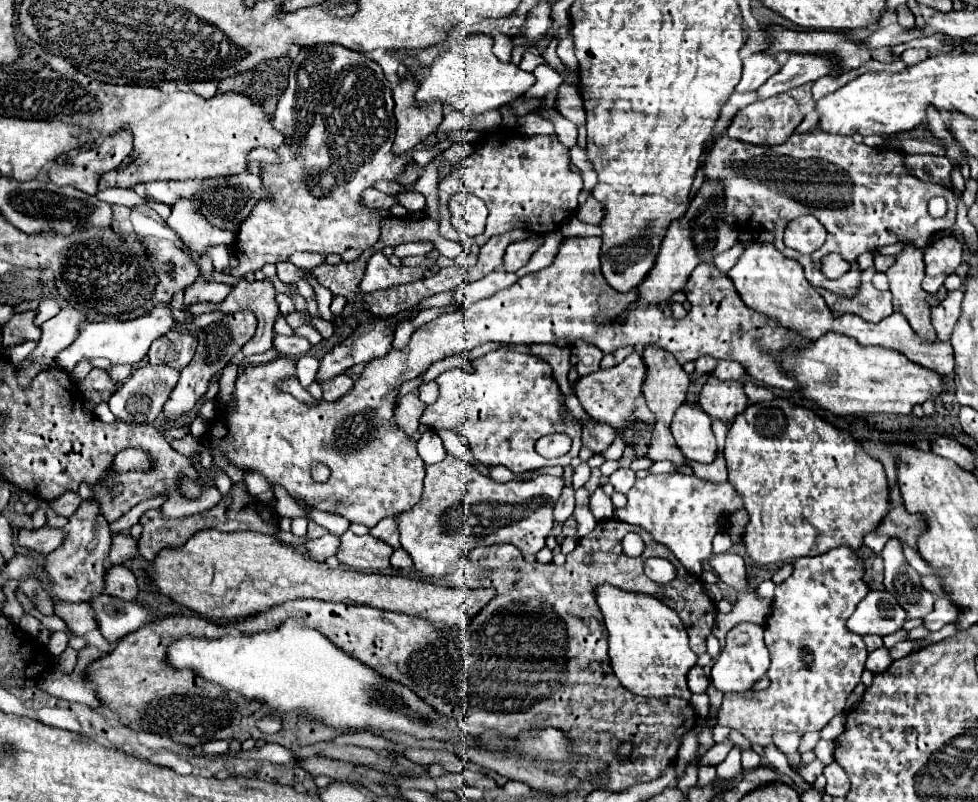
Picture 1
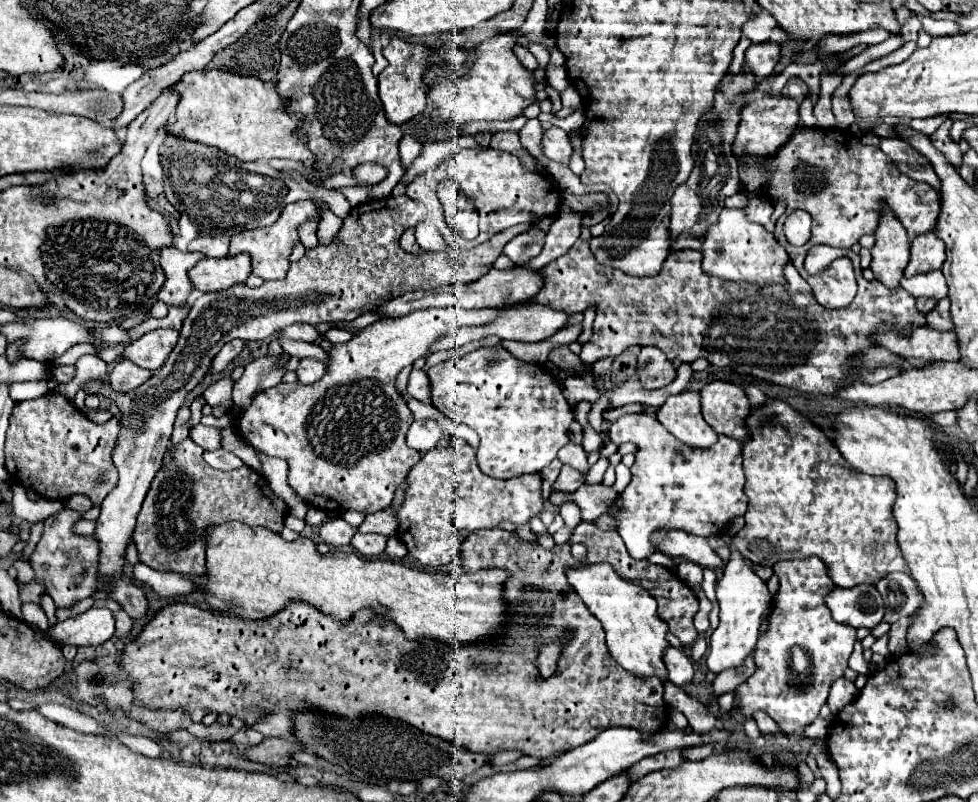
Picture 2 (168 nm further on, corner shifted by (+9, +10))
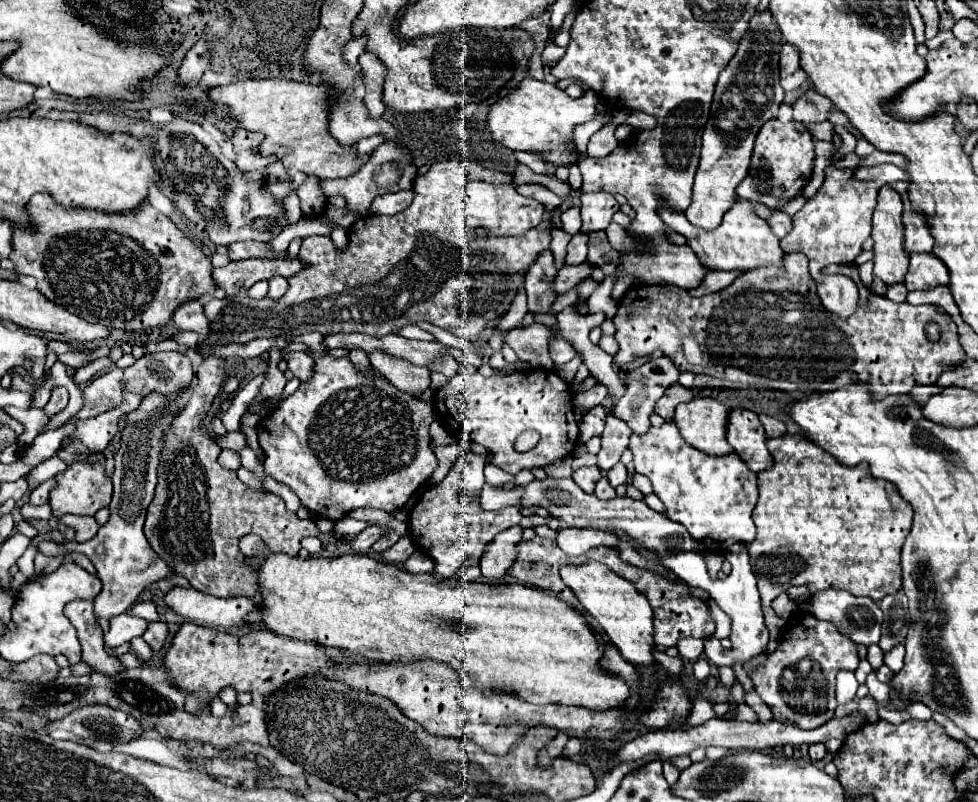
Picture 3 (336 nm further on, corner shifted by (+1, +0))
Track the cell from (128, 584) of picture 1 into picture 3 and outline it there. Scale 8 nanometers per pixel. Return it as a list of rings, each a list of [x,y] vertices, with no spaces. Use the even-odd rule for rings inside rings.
[[[151,622],[143,638],[149,642],[151,650],[161,650],[167,640],[167,626],[163,622]]]

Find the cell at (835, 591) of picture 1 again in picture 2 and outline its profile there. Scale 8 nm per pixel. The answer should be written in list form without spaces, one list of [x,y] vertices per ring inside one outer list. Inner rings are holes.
[[[809,556],[777,562],[773,564],[773,572],[779,576],[779,590],[773,596],[769,626],[759,636],[753,652],[757,670],[747,682],[735,688],[737,706],[731,708],[729,718],[737,724],[745,724],[757,710],[763,710],[785,734],[793,734],[819,716],[821,706],[827,702],[831,684],[843,678],[857,630],[841,626],[831,618],[829,608],[825,606],[825,594],[829,594],[835,584],[821,558]],[[793,648],[803,648],[803,652],[807,652],[807,670],[793,670]]]

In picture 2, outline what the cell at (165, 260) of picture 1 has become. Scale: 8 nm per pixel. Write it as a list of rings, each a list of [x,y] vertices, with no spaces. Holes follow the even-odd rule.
[[[165,246],[161,250],[161,268],[165,272],[165,282],[157,292],[157,300],[165,302],[167,306],[179,306],[187,302],[193,286],[187,278],[187,272],[199,262],[207,258],[201,252],[181,252],[175,246]]]

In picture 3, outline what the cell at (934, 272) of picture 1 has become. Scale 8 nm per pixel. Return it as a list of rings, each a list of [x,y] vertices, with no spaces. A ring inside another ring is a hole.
[[[911,254],[909,272],[905,274],[907,290],[931,290],[949,284],[949,272],[933,254]]]

